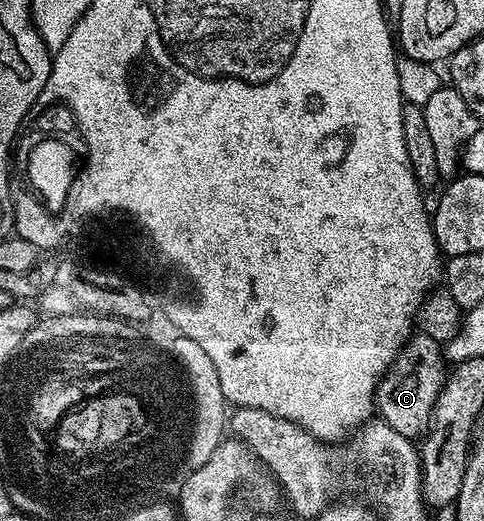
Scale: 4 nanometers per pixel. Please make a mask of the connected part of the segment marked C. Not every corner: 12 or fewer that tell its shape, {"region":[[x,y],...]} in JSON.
{"region":[[414,335],[377,382],[399,435],[429,427],[445,386],[442,342]]}

